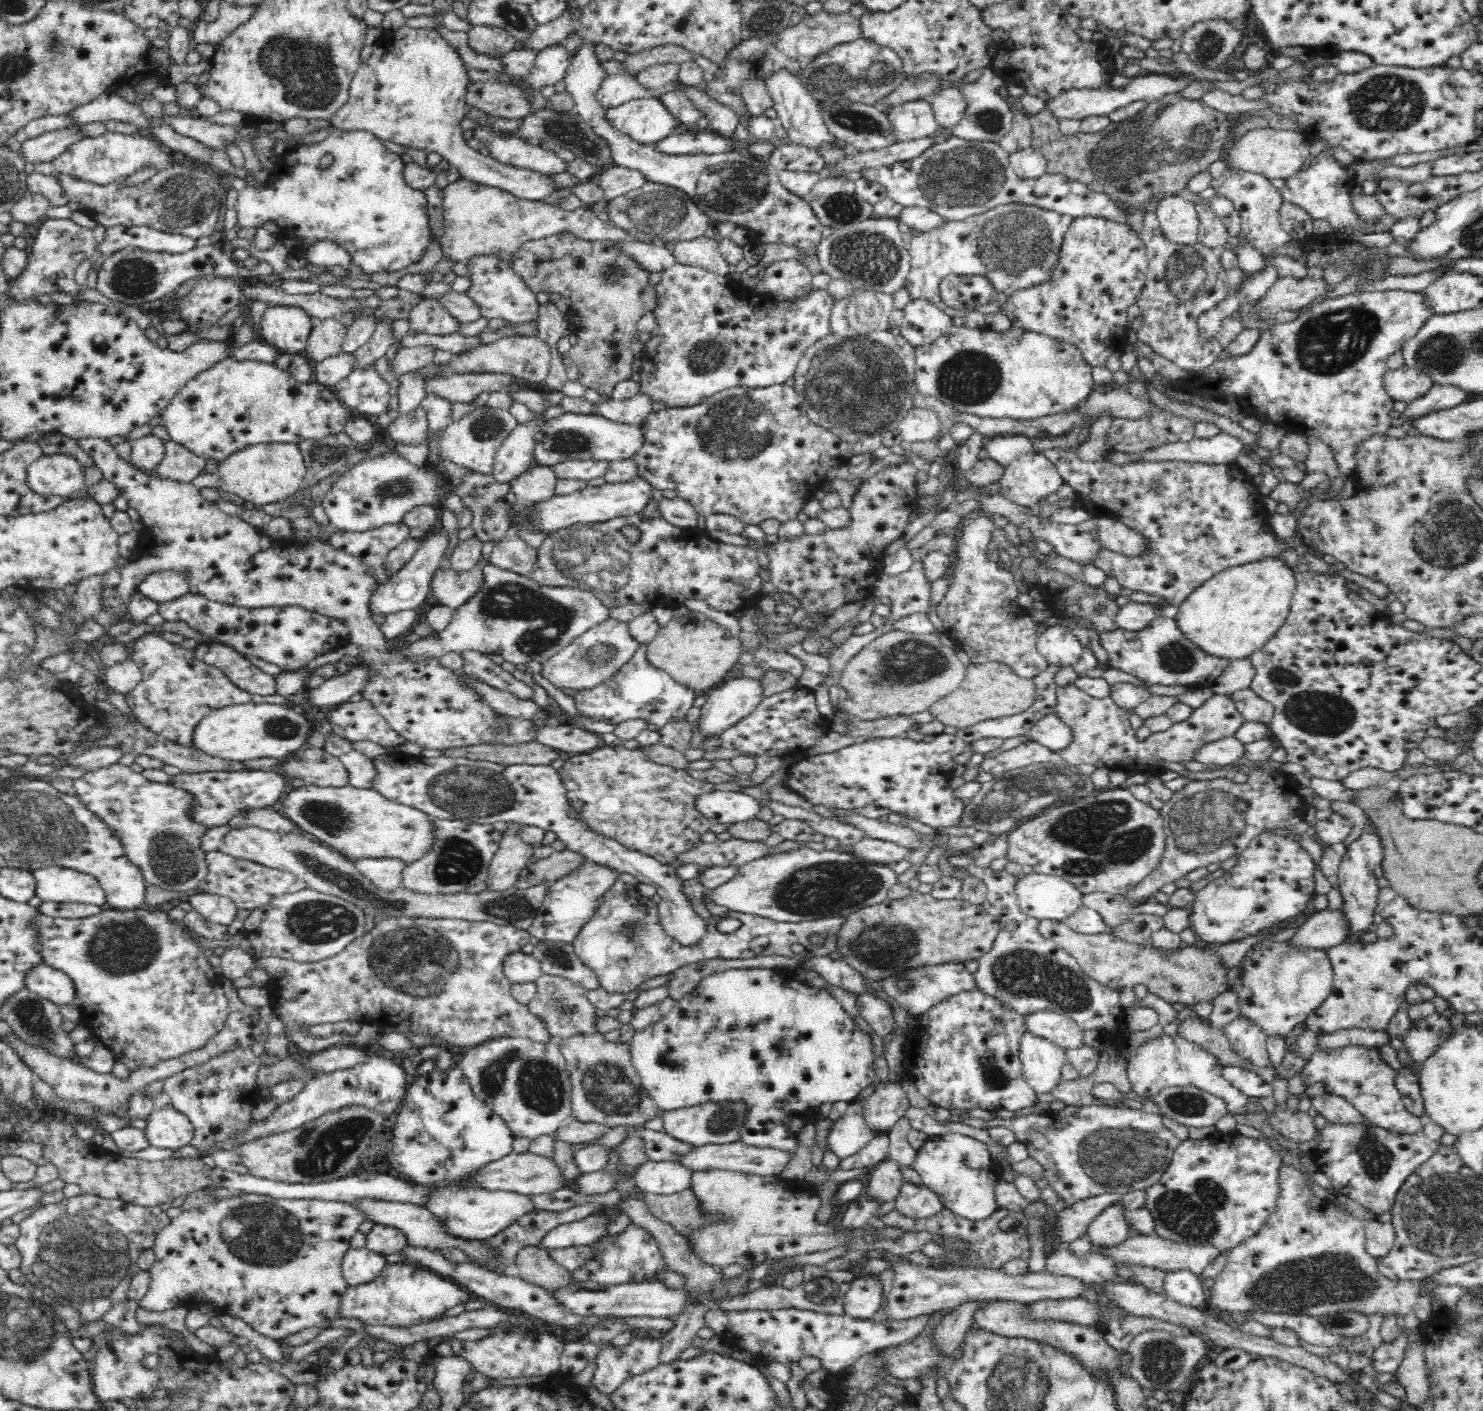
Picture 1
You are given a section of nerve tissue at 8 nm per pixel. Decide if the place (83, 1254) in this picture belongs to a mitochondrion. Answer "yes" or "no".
yes

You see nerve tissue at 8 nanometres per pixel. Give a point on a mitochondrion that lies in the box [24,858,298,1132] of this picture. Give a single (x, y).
(124, 947)

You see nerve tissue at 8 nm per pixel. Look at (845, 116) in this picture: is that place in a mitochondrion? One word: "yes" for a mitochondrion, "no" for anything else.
yes

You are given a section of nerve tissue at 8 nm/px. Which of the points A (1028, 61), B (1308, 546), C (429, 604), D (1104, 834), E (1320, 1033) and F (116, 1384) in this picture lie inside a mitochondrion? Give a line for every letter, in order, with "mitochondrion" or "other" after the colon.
A: other
B: other
C: other
D: mitochondrion
E: other
F: other

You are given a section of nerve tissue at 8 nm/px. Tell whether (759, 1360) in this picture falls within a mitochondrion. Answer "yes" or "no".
no

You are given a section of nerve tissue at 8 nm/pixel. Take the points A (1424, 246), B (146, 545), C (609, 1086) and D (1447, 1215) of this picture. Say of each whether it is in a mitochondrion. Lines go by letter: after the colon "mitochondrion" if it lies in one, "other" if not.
A: other
B: other
C: mitochondrion
D: mitochondrion

